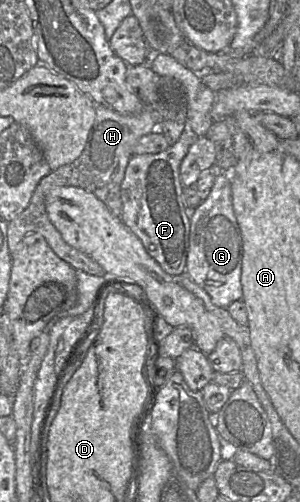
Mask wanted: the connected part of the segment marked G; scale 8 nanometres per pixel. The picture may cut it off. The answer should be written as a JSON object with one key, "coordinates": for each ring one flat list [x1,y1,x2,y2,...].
{"coordinates":[[218,172,207,198,190,213,189,248,186,261,186,272,189,277,207,292,214,305,221,308,227,308,233,301,242,299,243,293,241,285,243,241,233,210,231,178,229,172]]}

